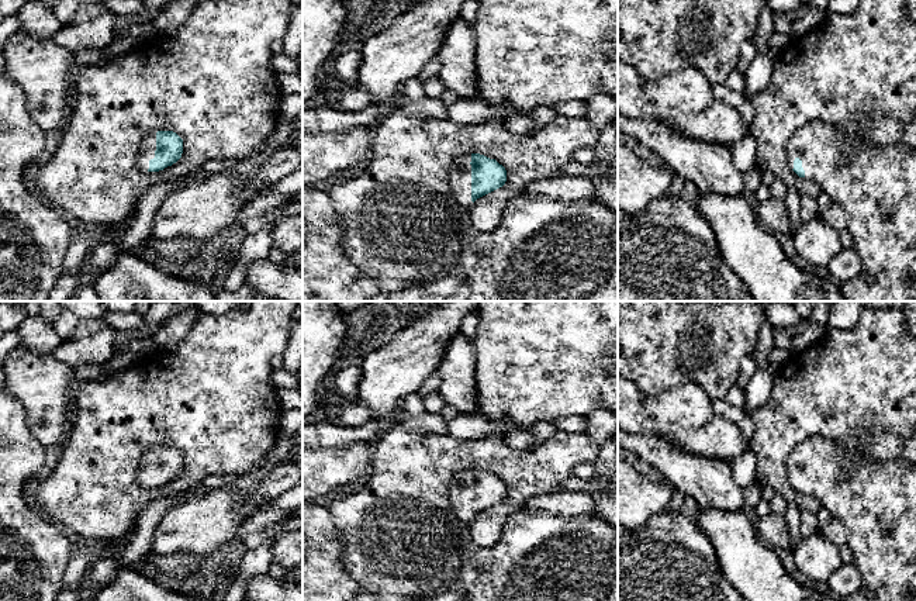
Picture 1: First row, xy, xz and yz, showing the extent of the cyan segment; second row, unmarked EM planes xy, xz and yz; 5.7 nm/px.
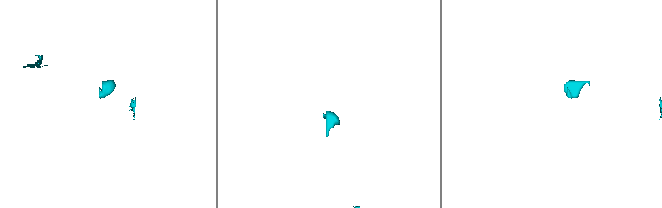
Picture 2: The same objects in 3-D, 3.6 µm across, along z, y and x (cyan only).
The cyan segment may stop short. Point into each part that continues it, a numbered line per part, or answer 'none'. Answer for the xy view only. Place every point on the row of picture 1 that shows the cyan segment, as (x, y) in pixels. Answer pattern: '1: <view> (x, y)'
1: xy (148, 147)

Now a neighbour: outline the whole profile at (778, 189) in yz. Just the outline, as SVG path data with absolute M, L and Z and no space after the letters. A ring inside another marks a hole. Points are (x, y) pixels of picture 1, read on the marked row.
M774 179L772 184L770 186L770 197L784 201L787 190L788 186L782 180Z

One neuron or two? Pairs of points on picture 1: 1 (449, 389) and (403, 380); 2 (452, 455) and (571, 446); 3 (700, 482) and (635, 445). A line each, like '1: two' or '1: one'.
1: two
2: one
3: one

